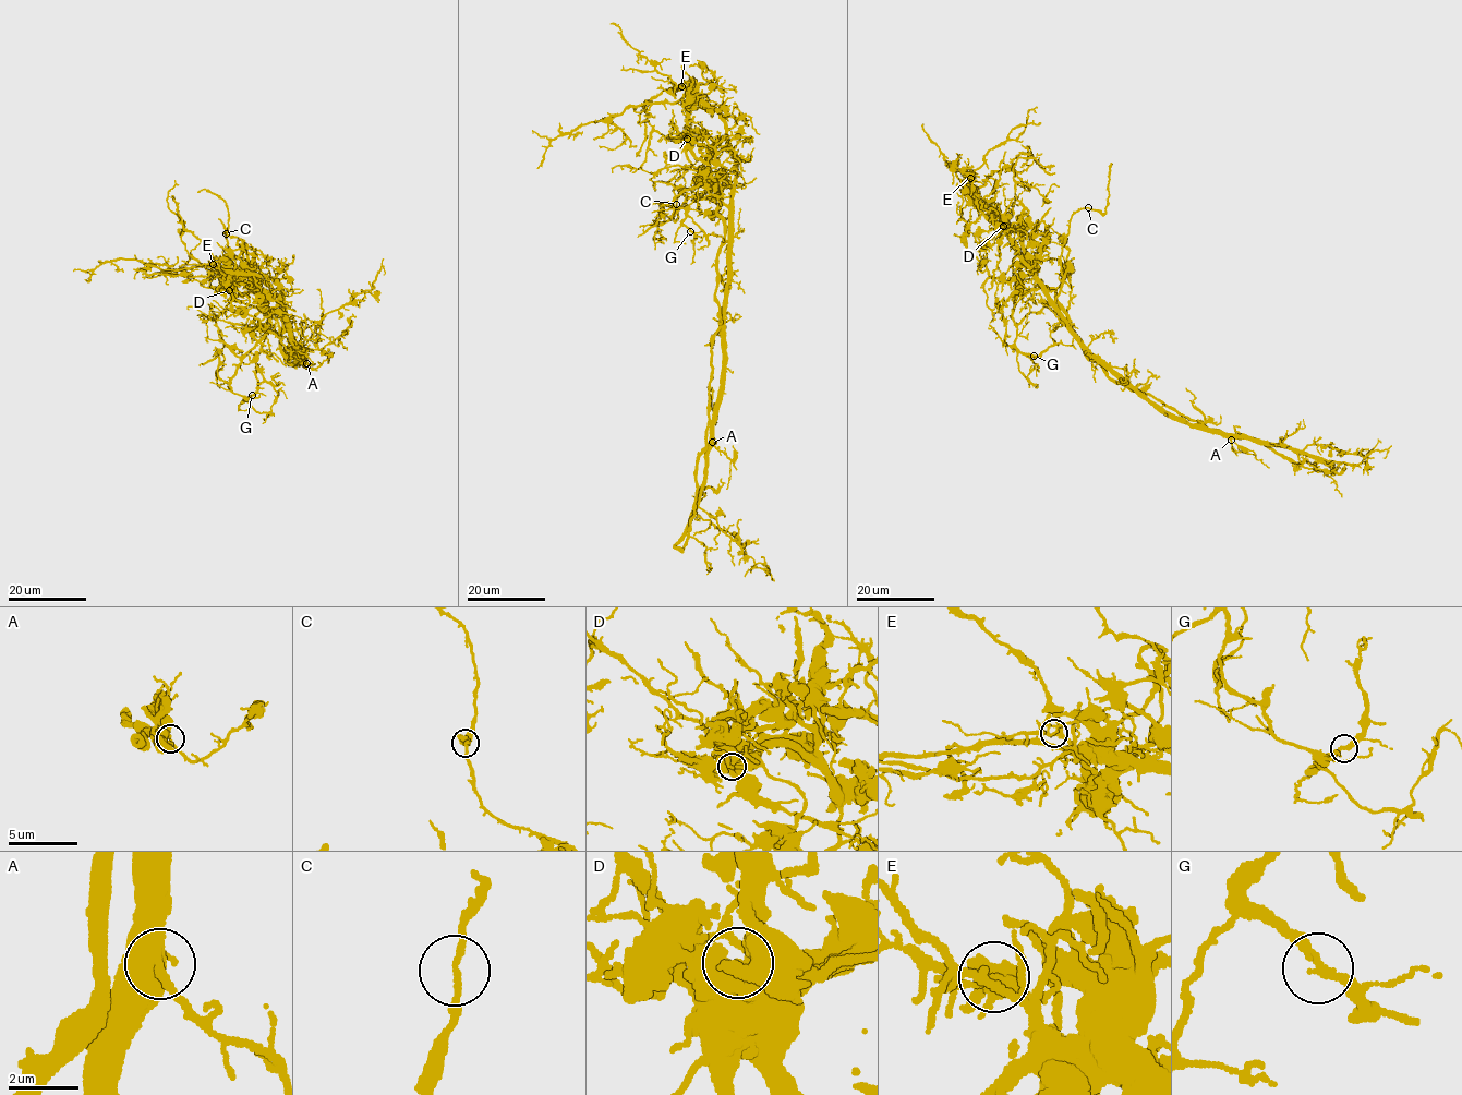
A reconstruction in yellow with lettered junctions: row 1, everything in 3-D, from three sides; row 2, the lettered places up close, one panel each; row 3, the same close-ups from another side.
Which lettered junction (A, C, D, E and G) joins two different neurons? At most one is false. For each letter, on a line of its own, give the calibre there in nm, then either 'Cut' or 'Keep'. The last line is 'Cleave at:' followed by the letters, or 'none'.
A: Thickness 400 nm. Keep
C: Thickness 160 nm. Keep
D: Thickness 700 nm. Keep
E: Thickness 200 nm. Keep
G: Thickness 240 nm. Keep
Cleave at: none

